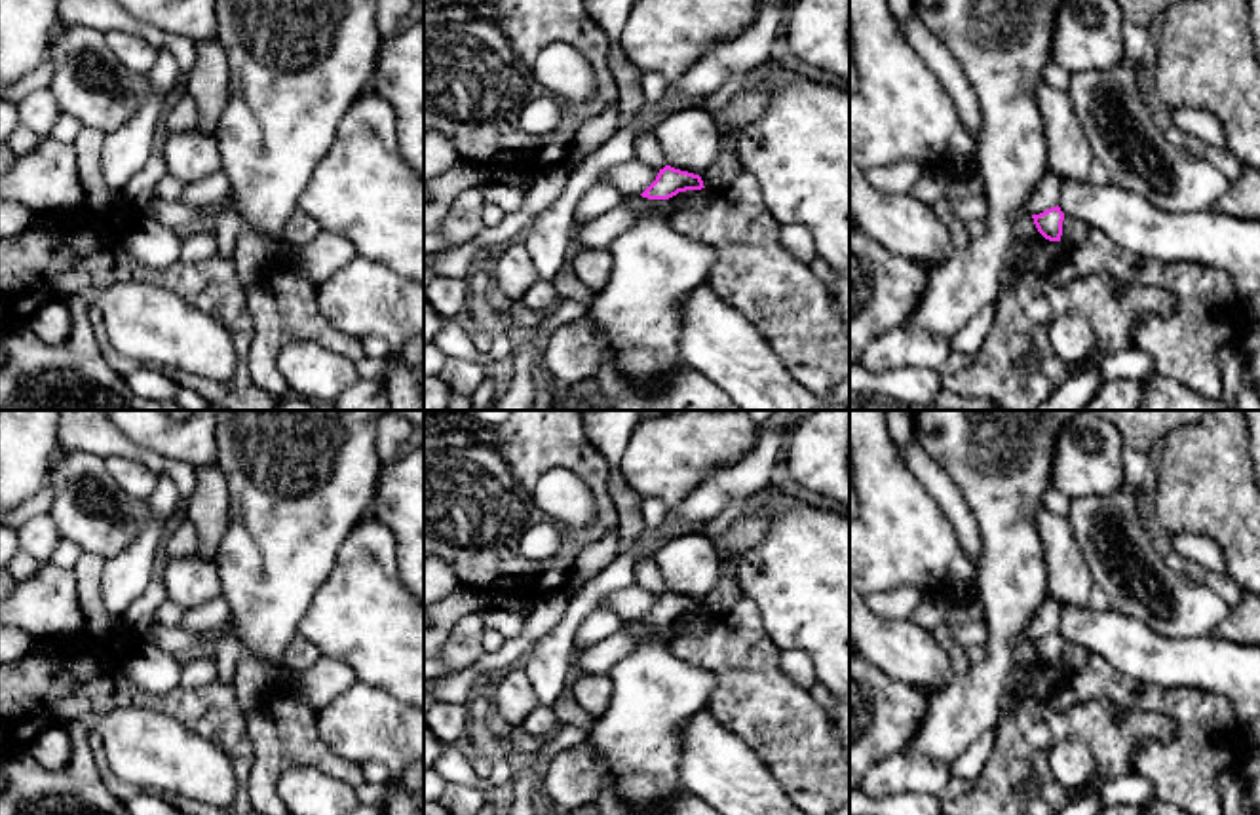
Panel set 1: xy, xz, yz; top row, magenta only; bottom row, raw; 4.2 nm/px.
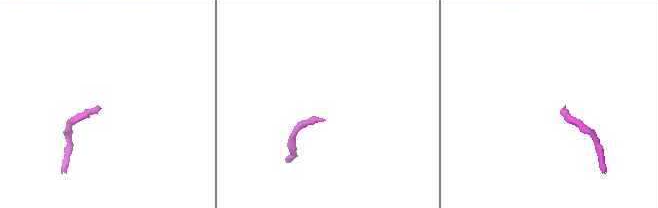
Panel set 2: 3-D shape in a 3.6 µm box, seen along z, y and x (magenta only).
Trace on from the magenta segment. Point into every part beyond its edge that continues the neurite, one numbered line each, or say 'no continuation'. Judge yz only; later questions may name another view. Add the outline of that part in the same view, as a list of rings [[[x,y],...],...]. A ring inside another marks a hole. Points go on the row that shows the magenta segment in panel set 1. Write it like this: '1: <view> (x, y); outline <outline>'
no continuation

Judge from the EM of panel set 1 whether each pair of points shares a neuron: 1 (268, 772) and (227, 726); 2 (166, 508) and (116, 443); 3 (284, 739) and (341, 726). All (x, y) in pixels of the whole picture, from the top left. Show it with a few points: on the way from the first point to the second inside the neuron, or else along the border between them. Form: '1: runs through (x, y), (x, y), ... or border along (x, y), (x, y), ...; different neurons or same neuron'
1: border along (244, 717), (251, 745), (249, 795); different neurons
2: border along (158, 473), (166, 473), (173, 481), (183, 502); different neurons
3: border along (316, 713), (318, 736), (350, 760); different neurons

